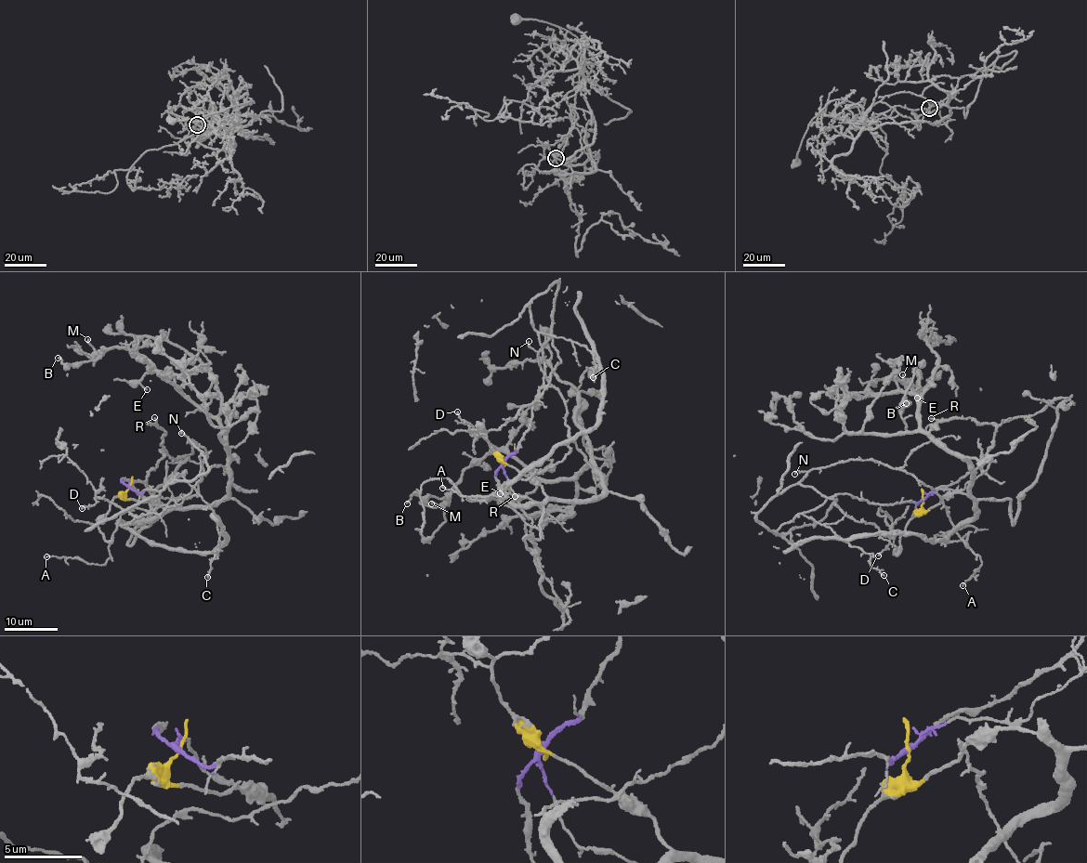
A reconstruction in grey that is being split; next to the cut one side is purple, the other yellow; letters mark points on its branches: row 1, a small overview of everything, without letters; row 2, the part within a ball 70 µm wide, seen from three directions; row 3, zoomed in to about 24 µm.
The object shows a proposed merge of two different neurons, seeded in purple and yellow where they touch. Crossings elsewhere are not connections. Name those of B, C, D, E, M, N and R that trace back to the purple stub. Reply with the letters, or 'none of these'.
C, D, N, R

